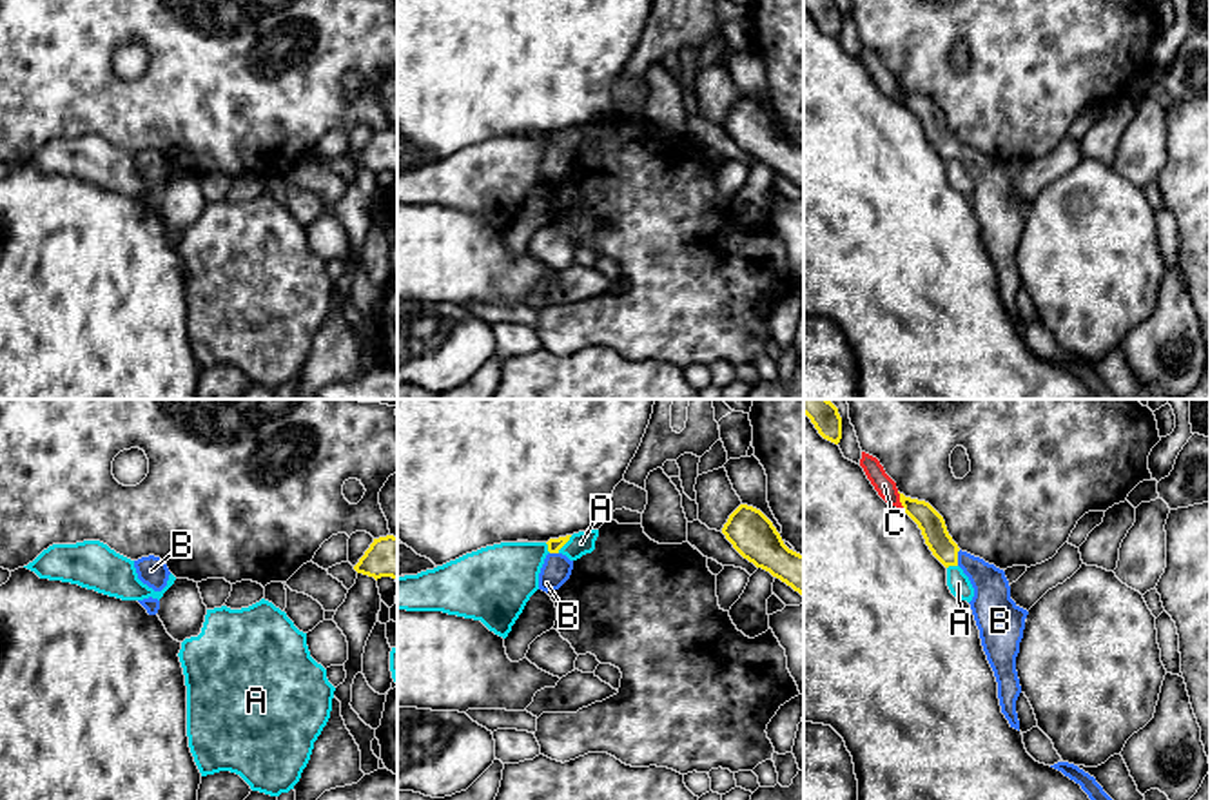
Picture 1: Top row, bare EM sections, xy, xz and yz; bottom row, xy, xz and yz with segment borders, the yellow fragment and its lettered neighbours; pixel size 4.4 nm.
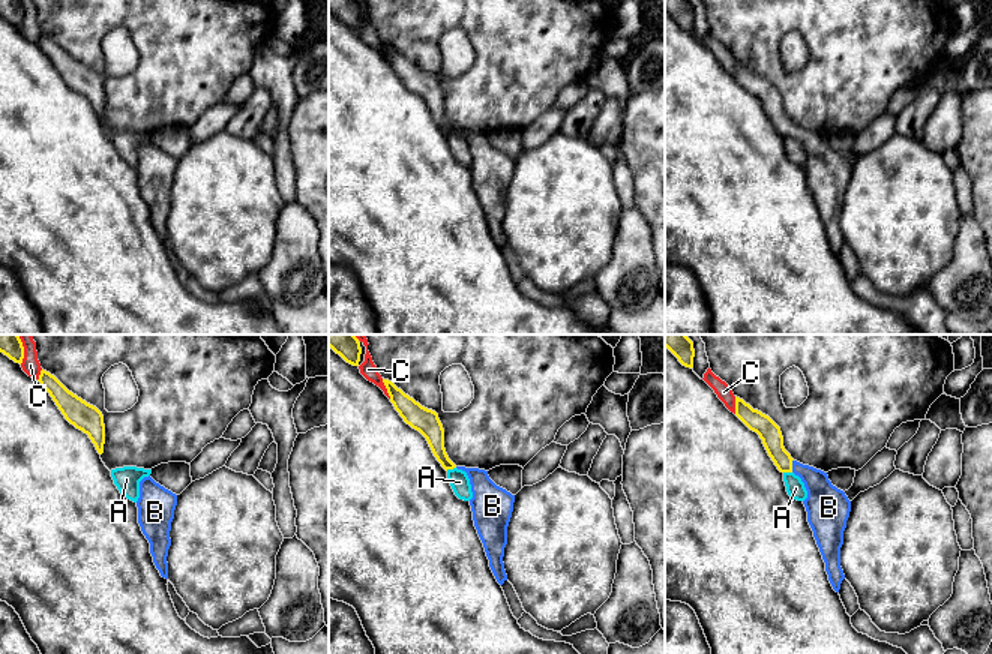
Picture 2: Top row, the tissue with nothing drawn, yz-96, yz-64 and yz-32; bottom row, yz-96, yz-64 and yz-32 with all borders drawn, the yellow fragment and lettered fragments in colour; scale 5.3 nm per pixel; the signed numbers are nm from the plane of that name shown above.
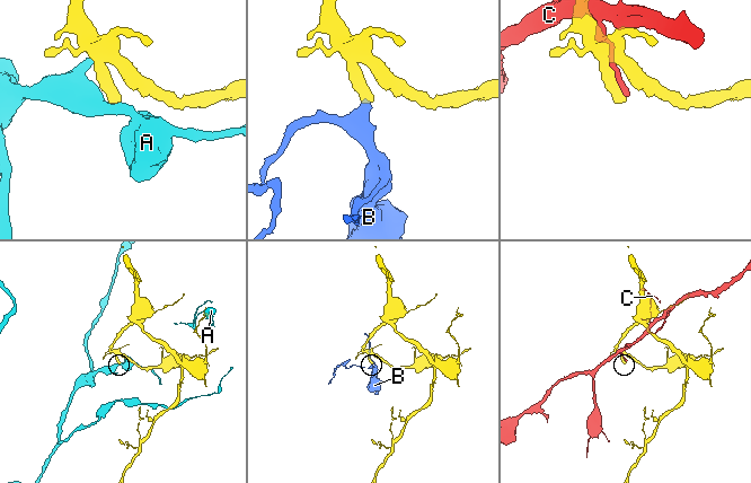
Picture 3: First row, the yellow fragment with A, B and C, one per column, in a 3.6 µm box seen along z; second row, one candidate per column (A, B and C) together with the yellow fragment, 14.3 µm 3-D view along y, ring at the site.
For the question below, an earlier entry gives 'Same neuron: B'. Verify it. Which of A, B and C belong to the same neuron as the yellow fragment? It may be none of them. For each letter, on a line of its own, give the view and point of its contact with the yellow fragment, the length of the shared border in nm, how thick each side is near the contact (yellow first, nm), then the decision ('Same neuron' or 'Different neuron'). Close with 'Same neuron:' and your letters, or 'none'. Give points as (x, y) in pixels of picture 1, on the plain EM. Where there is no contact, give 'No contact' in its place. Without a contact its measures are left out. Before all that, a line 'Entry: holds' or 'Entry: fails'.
Entry: holds
A: Touches yellow at xz (565, 136). Shared border 100 nm. Thickness 60 nm (yellow) against 100 nm. Different neuron
B: Touches yellow at yz (956, 151). Shared border 70 nm. Thickness 110 nm (yellow) against 170 nm. Same neuron
C: Touches yellow at yz (900, 95). Shared border 90 nm. Thickness 110 nm (yellow) against 90 nm. Different neuron
Same neuron: B

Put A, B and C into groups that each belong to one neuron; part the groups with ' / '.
A / B / C

